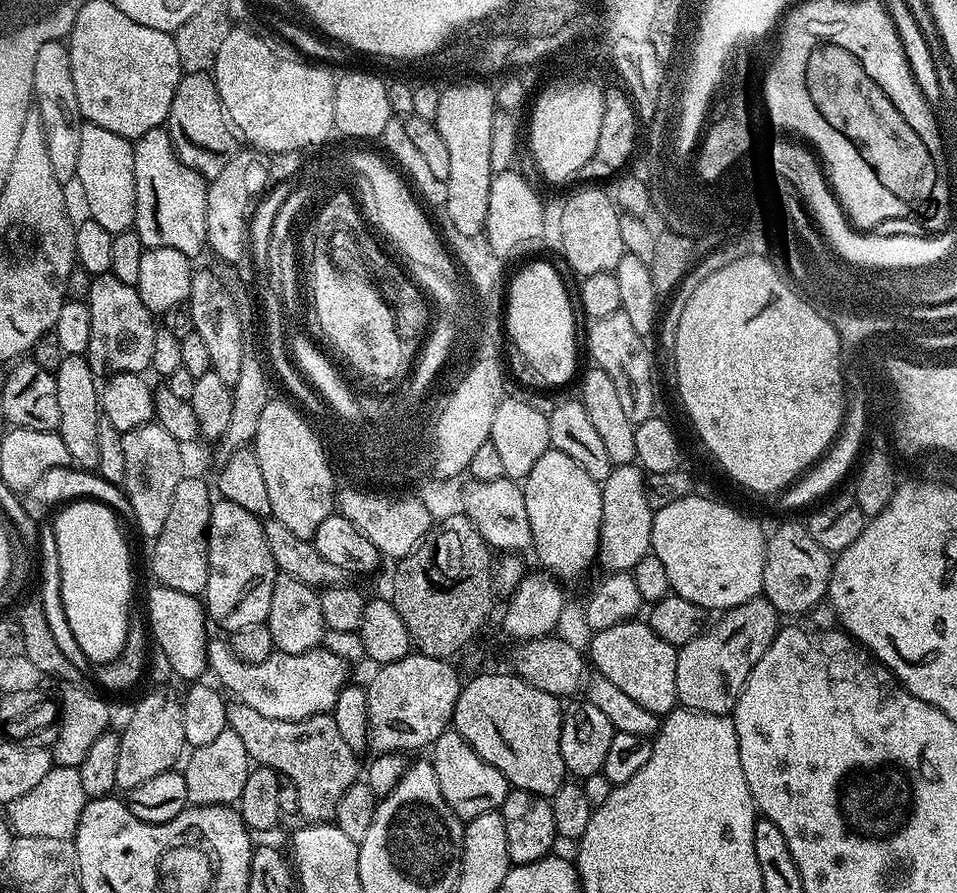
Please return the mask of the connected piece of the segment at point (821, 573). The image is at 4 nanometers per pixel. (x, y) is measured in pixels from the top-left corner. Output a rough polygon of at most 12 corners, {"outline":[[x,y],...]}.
{"outline":[[803,523],[764,545],[763,599],[785,617],[828,595],[830,553]]}

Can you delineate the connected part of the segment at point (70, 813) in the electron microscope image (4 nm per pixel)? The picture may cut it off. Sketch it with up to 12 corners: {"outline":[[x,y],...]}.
{"outline":[[53,766],[7,805],[16,836],[71,840],[85,803],[79,768]]}

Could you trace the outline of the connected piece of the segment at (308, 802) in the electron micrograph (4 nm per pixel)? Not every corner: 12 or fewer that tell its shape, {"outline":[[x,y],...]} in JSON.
{"outline":[[331,714],[266,718],[228,727],[253,765],[294,782],[305,821],[335,821],[358,754]]}

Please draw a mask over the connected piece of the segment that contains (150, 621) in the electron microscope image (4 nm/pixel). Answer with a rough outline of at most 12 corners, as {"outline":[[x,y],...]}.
{"outline":[[152,586],[146,624],[183,682],[208,667],[209,621],[197,597]]}

